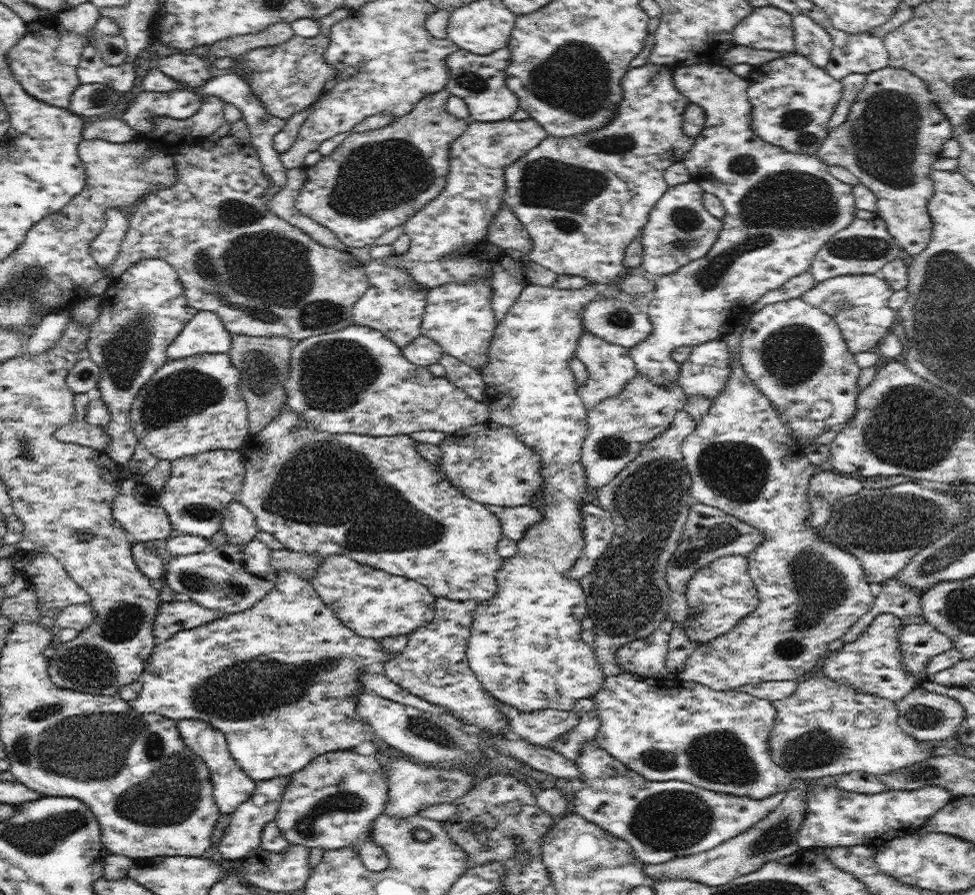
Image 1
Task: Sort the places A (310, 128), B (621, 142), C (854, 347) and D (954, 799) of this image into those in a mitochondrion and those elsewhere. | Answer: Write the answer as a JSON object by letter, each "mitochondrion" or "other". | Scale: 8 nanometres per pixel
{"A":"other","B":"mitochondrion","C":"other","D":"other"}

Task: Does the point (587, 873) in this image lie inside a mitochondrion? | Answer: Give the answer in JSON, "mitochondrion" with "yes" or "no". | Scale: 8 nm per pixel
{"mitochondrion":"yes"}

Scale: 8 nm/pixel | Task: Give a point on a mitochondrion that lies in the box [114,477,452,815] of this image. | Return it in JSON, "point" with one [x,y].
{"point":[240,692]}

